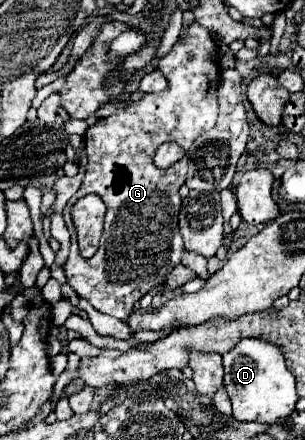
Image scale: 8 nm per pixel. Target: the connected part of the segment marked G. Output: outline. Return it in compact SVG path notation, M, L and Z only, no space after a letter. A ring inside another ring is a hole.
M193 20L185 34L179 36L179 40L173 44L173 48L159 58L159 70L165 74L169 80L169 90L161 94L145 94L139 102L129 104L127 108L119 110L117 114L111 114L107 118L101 118L97 124L87 128L87 170L81 188L77 194L67 202L63 216L65 224L69 228L71 236L69 260L65 264L65 276L67 282L73 286L73 290L89 300L93 308L97 308L103 314L115 316L125 322L125 316L133 310L133 304L147 294L151 288L157 288L165 282L167 274L181 262L181 252L183 252L183 238L177 226L177 214L181 208L181 196L179 188L185 182L187 176L187 164L189 158L181 158L169 168L157 168L153 164L155 150L163 142L175 142L179 144L185 152L191 148L191 144L207 130L211 130L217 122L219 114L219 96L217 96L217 86L221 78L221 70L217 64L217 44L211 38L209 30L201 26L197 20ZM85 194L99 194L107 206L105 214L105 224L103 224L103 234L101 234L101 244L99 250L93 258L83 258L79 254L77 246L77 232L71 220L71 208L73 204L83 198Z

